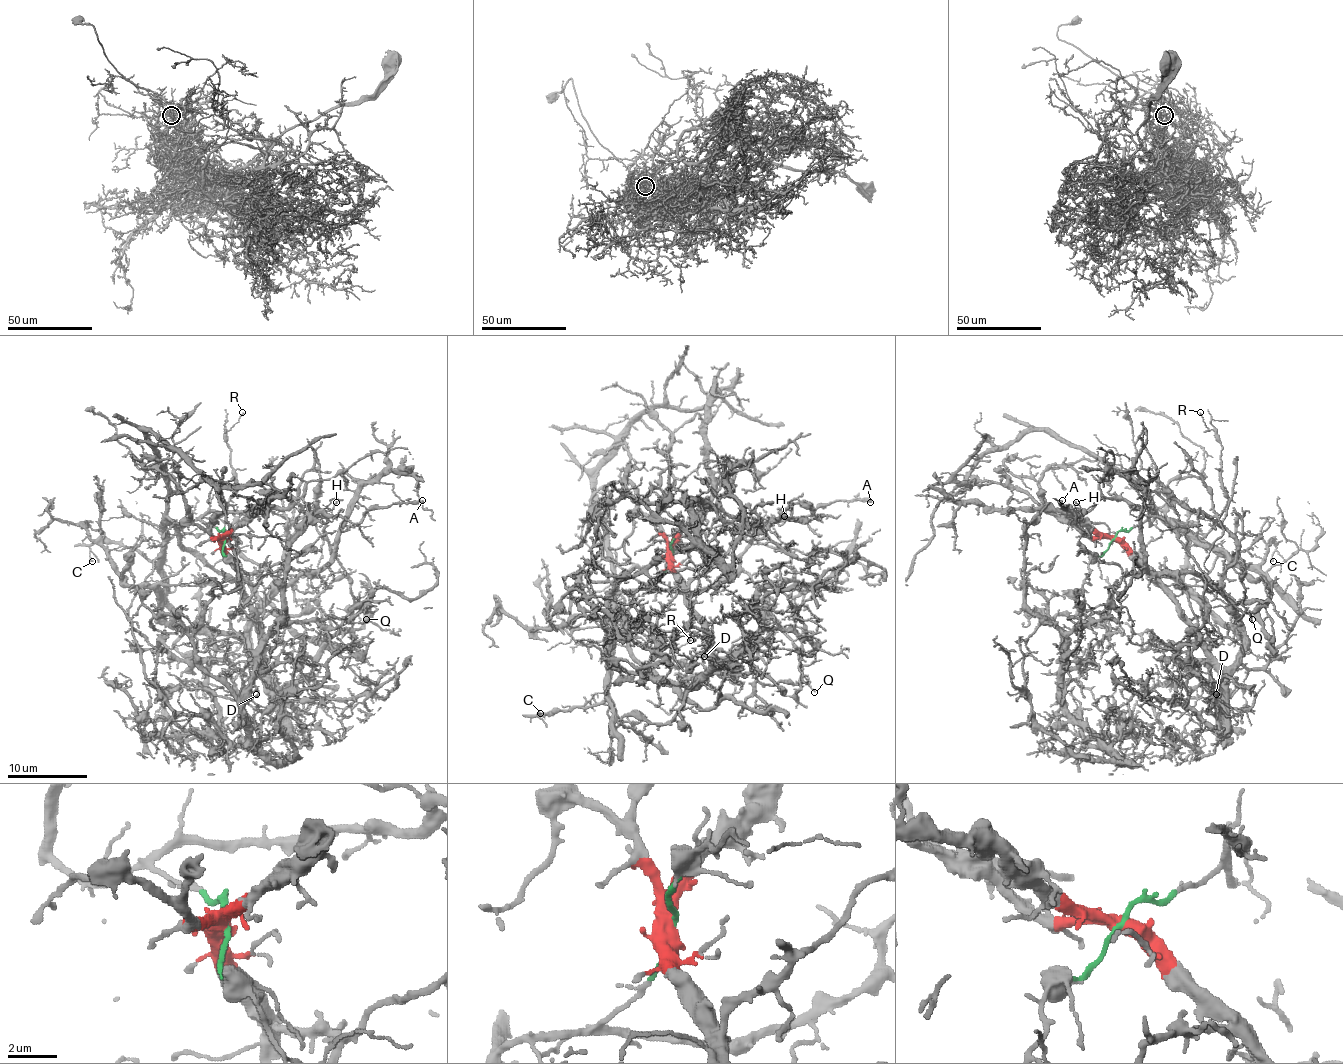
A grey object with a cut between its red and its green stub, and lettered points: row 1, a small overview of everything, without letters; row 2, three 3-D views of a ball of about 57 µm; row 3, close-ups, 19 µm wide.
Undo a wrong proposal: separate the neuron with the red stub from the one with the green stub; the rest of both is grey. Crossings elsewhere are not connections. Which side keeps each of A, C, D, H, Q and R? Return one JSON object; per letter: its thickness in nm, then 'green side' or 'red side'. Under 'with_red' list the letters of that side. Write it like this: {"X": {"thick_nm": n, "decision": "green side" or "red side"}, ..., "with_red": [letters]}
{"A": {"thick_nm": 360, "decision": "green side"}, "C": {"thick_nm": 140, "decision": "green side"}, "D": {"thick_nm": 80, "decision": "red side"}, "H": {"thick_nm": 130, "decision": "green side"}, "Q": {"thick_nm": 90, "decision": "green side"}, "R": {"thick_nm": 110, "decision": "green side"}, "with_red": ["D"]}

